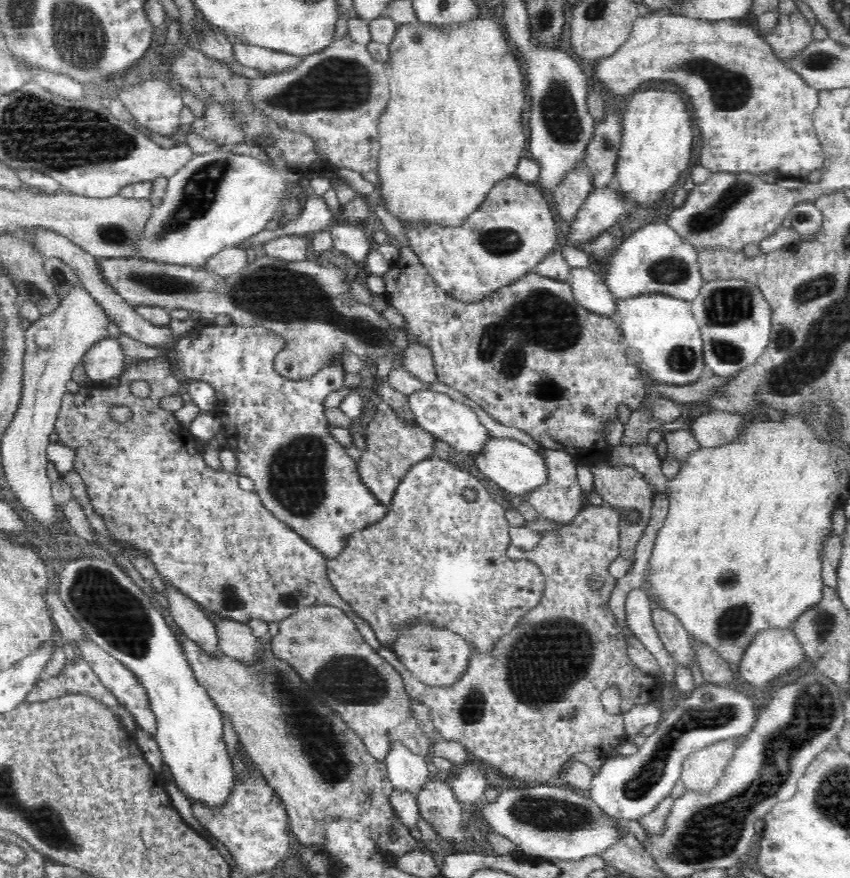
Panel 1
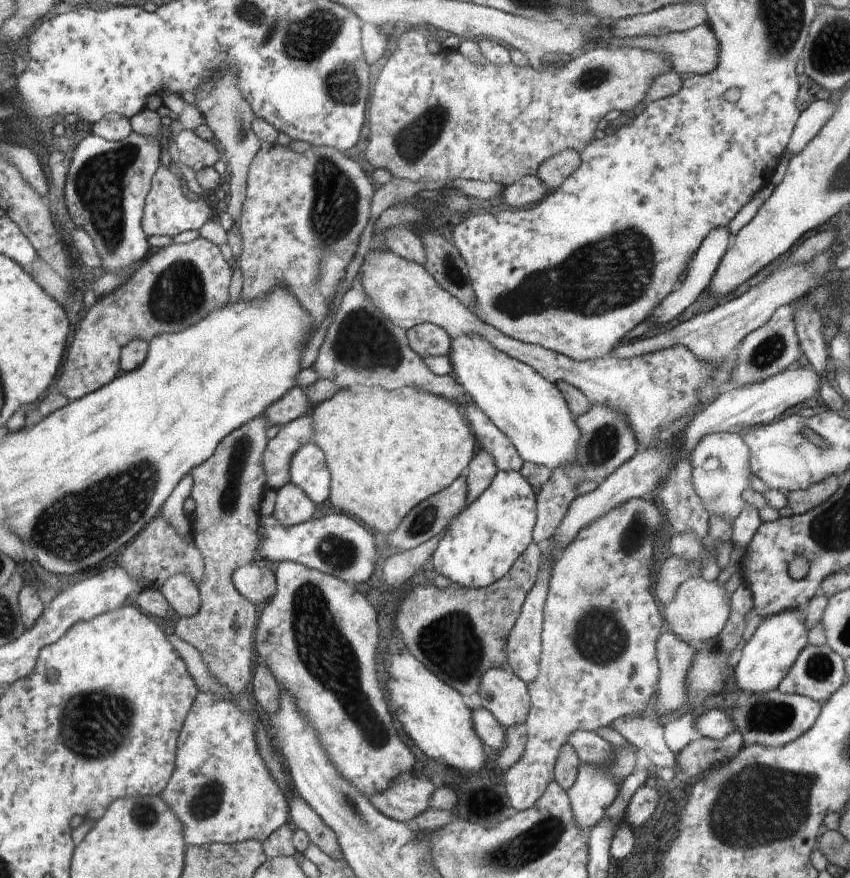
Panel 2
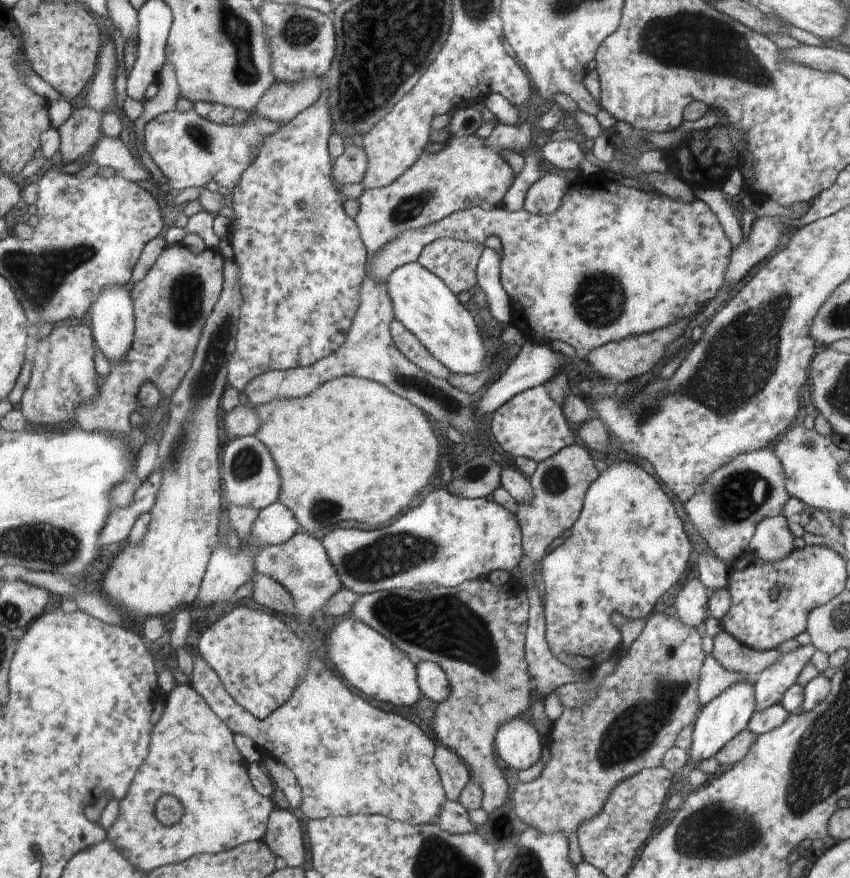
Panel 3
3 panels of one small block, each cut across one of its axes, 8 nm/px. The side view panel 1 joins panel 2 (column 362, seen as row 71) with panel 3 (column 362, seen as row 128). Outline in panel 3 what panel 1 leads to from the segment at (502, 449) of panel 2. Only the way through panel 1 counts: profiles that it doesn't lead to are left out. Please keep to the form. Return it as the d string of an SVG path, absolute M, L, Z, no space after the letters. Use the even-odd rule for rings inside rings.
M367 272L367 277L363 280L360 289L359 299L359 307L346 333L346 340L335 353L309 367L262 373L250 382L246 390L250 405L253 407L263 405L275 400L276 397L298 398L309 395L328 381L352 375L383 384L388 387L388 390L400 395L400 398L407 398L408 402L428 412L434 420L446 422L448 426L458 428L460 433L475 433L477 397L454 388L446 379L436 378L420 370L419 366L416 366L403 351L395 346L390 329L395 313L387 283L385 281L380 283L374 275Z

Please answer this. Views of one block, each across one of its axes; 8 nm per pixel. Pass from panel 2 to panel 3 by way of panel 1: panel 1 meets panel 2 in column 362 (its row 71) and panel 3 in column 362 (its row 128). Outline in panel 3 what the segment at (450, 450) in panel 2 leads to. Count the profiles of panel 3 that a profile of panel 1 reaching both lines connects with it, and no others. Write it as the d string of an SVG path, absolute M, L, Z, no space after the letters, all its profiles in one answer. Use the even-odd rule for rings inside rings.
M346 375L326 382L309 395L298 398L276 397L269 403L256 406L255 411L260 423L255 436L266 444L280 470L282 492L279 494L278 501L292 510L304 533L312 534L316 528L334 527L334 524L338 524L338 522L346 523L346 520L362 522L362 524L368 524L368 526L378 526L378 524L388 522L390 518L400 516L400 512L404 512L410 504L408 498L416 496L428 484L428 480L434 474L436 464L438 464L440 444L438 444L438 438L434 436L434 430L430 428L430 424L428 424L426 416L422 414L420 407L416 408L414 404L408 402L408 399L400 398L400 395L397 395L395 391L388 390L388 387L376 381Z

